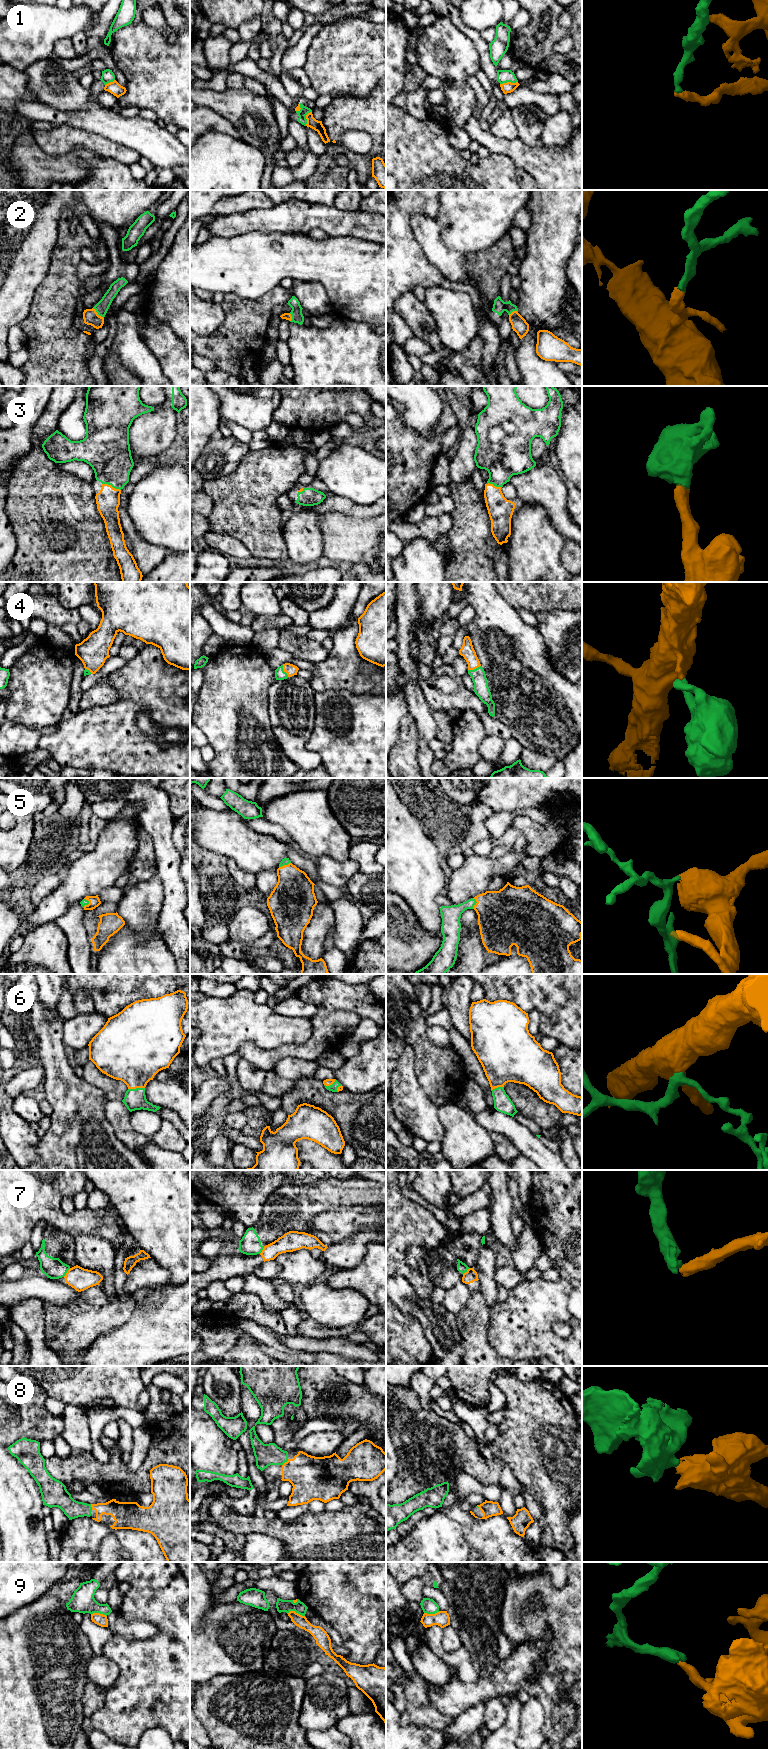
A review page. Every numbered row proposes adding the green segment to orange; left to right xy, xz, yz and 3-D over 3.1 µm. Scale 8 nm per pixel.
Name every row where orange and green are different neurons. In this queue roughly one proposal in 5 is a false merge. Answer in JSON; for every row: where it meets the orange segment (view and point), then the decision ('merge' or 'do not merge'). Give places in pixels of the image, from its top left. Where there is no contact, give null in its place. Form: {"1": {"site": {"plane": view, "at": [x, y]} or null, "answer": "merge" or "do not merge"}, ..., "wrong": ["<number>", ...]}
{"1": {"site": {"plane": "yz", "at": [508, 82]}, "answer": "do not merge"}, "2": {"site": {"plane": "xy", "at": [97, 313]}, "answer": "merge"}, "3": {"site": {"plane": "xy", "at": [110, 485]}, "answer": "merge"}, "4": {"site": {"plane": "xz", "at": [285, 671]}, "answer": "merge"}, "5": {"site": {"plane": "yz", "at": [476, 903]}, "answer": "merge"}, "6": {"site": {"plane": "xy", "at": [136, 1087]}, "answer": "merge"}, "7": {"site": {"plane": "xy", "at": [67, 1272]}, "answer": "do not merge"}, "8": {"site": {"plane": "xz", "at": [285, 1462]}, "answer": "merge"}, "9": {"site": {"plane": "xz", "at": [295, 1612]}, "answer": "do not merge"}, "wrong": ["1", "7", "9"]}

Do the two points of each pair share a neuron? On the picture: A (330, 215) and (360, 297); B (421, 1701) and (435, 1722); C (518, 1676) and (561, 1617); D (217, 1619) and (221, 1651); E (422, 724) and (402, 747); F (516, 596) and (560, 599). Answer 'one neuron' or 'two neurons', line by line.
A: two neurons
B: one neuron
C: two neurons
D: one neuron
E: two neurons
F: one neuron

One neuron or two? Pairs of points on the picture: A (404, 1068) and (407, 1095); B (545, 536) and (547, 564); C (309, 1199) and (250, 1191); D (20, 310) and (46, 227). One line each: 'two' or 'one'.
A: one
B: one
C: two
D: one

